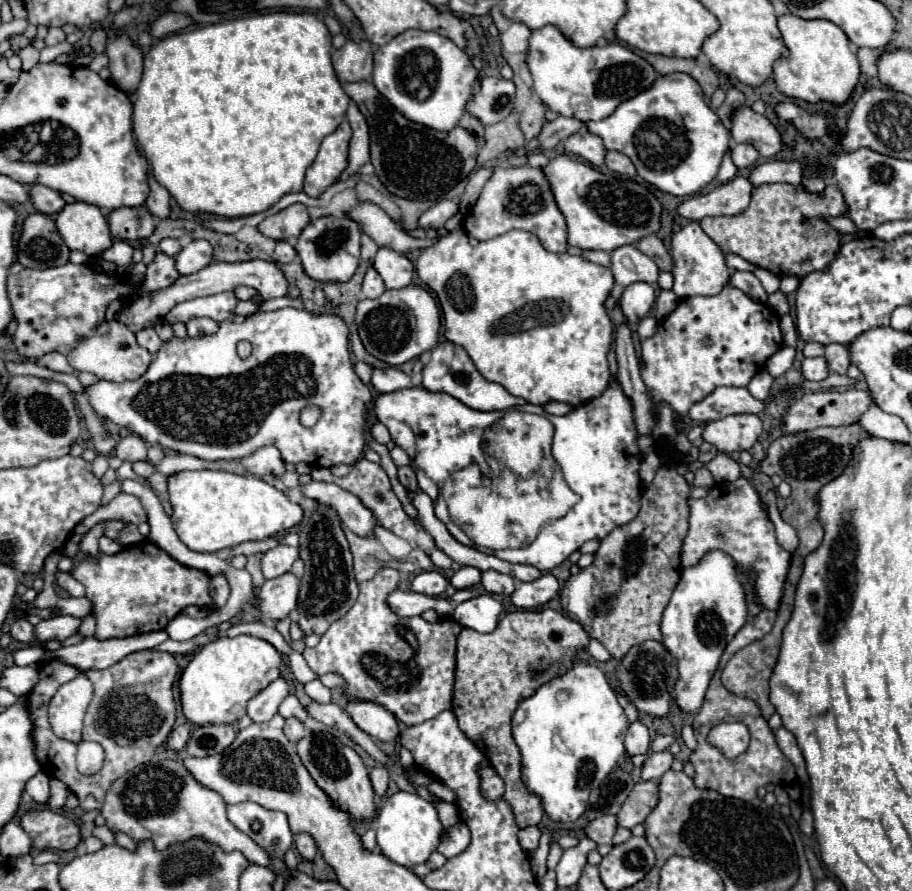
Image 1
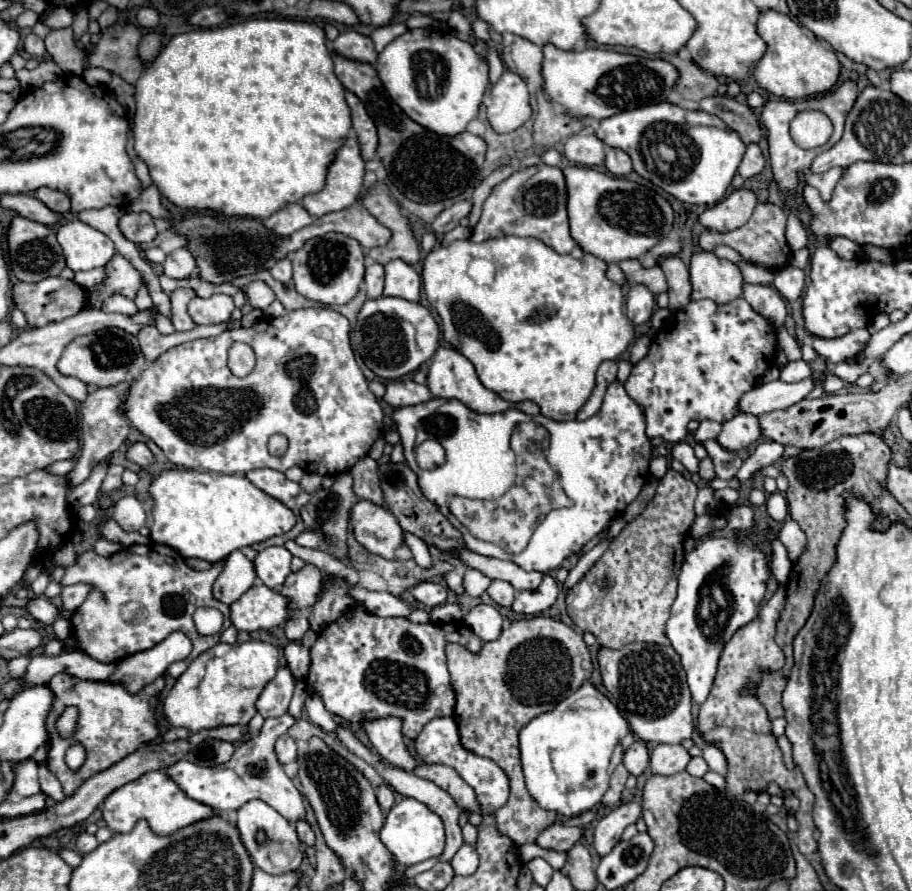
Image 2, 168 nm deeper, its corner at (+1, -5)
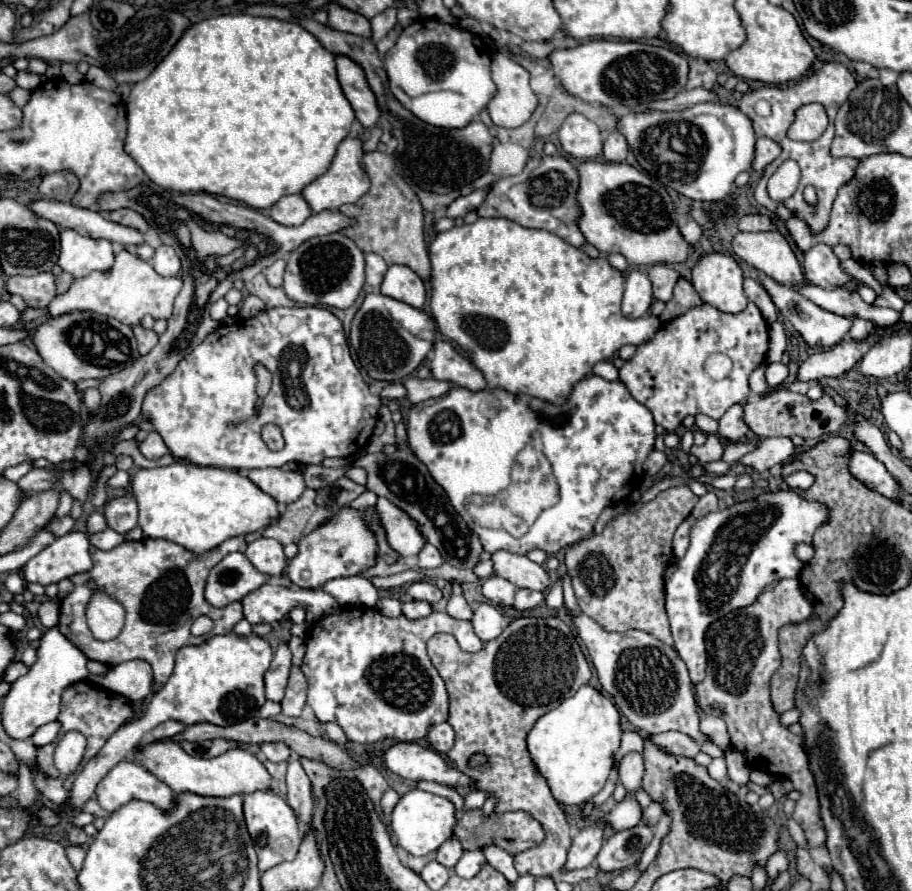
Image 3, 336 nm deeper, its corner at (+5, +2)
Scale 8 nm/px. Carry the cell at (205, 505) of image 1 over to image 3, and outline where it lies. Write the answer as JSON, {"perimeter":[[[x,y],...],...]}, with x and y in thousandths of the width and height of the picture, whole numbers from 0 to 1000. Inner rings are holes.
{"perimeter":[[[195,517],[184,524],[154,526],[145,535],[147,560],[154,571],[154,594],[160,605],[184,605],[206,618],[224,621],[243,607],[272,600],[305,585],[305,565],[272,535],[254,526],[219,524]]]}

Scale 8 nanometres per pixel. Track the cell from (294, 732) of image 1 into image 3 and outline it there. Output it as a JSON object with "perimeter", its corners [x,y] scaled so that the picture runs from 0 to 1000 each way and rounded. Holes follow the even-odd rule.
{"perimeter":[[[287,834],[285,843],[292,847],[294,854],[316,854],[320,850],[320,843],[311,834]]]}

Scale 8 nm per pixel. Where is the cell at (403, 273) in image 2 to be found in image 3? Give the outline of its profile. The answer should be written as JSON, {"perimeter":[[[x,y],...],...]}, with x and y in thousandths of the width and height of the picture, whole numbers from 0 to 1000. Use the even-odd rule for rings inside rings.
{"perimeter":[[[443,297],[425,300],[419,315],[419,329],[434,338],[447,340],[454,347],[465,347],[467,340],[467,324],[463,313],[450,300]]]}

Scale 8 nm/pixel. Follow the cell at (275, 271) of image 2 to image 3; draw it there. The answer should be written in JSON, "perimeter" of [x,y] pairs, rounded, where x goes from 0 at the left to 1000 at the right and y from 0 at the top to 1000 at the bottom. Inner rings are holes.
{"perimeter":[[[309,291],[300,293],[296,300],[294,300],[294,306],[292,306],[292,313],[298,322],[309,322],[309,309],[311,309],[311,300],[314,295]]]}

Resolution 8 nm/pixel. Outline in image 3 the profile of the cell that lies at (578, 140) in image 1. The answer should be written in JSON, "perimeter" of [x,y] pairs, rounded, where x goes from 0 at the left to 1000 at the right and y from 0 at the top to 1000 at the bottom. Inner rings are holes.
{"perimeter":[[[636,127],[621,131],[612,147],[614,163],[632,178],[654,178],[660,172],[660,154],[654,138]]]}

